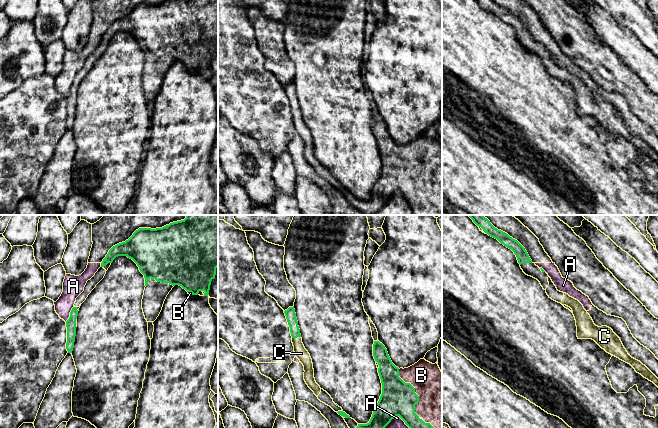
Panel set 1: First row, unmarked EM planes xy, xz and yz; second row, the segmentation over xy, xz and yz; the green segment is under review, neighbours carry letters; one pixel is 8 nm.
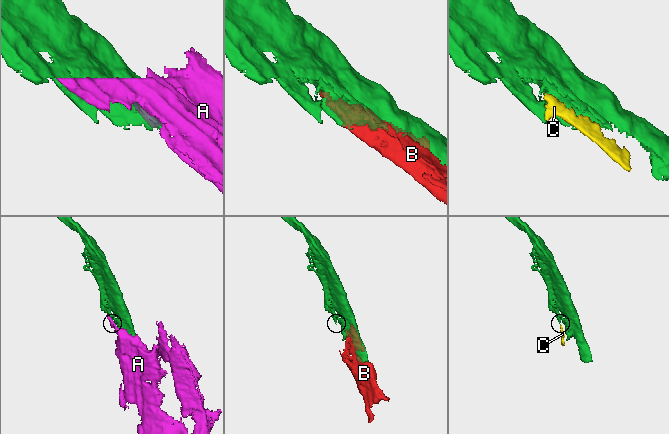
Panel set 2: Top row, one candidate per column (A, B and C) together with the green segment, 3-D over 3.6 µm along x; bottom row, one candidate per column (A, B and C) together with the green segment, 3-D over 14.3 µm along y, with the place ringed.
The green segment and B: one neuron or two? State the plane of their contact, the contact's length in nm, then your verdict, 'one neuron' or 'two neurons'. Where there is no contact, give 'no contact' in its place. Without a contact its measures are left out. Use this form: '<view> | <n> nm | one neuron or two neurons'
xz | 600 nm | one neuron

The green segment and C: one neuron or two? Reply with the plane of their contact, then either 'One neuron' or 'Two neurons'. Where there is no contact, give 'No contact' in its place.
Touches green in xz. One neuron

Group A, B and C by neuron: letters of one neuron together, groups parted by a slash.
A / B C

